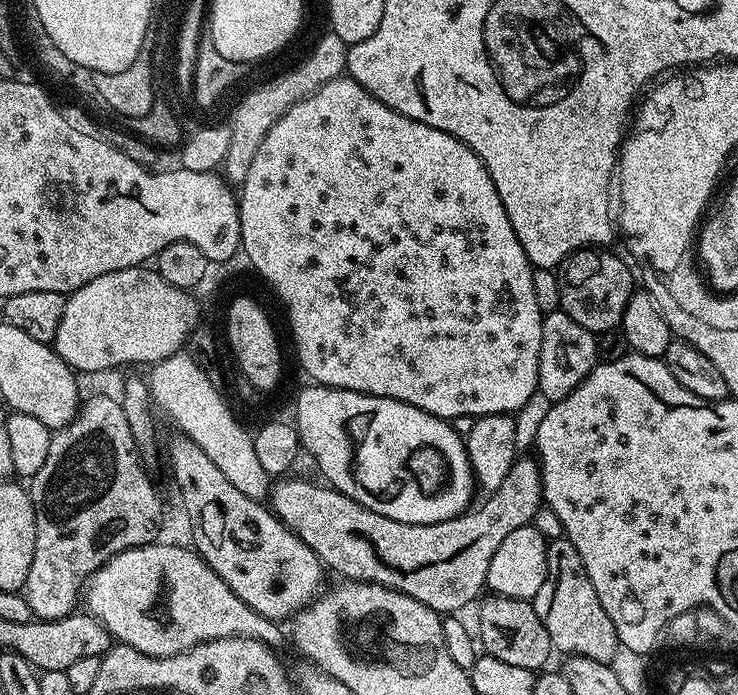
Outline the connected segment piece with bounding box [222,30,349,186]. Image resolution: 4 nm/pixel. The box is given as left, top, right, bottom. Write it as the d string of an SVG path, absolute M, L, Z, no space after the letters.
M331 30L325 31L325 36L312 48L312 53L305 58L301 64L293 66L289 72L284 72L281 76L276 76L273 80L268 80L265 84L257 86L253 92L248 92L236 104L236 109L232 112L232 121L226 124L230 134L230 146L226 150L226 158L222 165L222 172L233 185L239 186L244 183L246 174L250 174L250 165L254 162L254 154L258 154L258 146L262 146L262 138L302 98L314 94L326 82L336 80L345 75L348 67L349 45L338 38Z

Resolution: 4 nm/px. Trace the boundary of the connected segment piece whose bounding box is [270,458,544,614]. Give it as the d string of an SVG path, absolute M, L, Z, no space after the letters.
M517 458L510 466L510 474L498 486L498 490L487 493L484 505L475 512L469 510L461 516L450 518L446 522L433 524L407 524L394 518L386 518L358 502L354 502L346 494L327 483L311 484L308 480L288 480L280 478L271 485L270 507L276 517L319 558L325 569L341 572L344 580L365 580L371 584L381 584L387 588L398 590L418 602L422 606L430 606L430 610L441 614L456 614L472 599L485 591L490 570L490 558L494 558L494 550L502 546L506 534L531 524L534 514L544 504L544 491L540 466L535 459Z

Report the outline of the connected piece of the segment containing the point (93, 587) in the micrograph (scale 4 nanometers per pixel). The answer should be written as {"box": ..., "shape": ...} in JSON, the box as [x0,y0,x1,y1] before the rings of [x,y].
{"box":[82,542,286,656],"shape":[[[153,542],[140,548],[127,548],[114,558],[106,561],[91,578],[82,593],[83,603],[88,603],[87,615],[92,616],[102,625],[113,641],[130,646],[147,656],[173,656],[182,654],[199,644],[205,644],[218,638],[246,636],[260,640],[269,648],[279,649],[279,644],[286,640],[284,632],[275,620],[268,620],[258,614],[214,570],[200,557],[199,552],[191,547],[183,548],[180,544],[160,544]]]}

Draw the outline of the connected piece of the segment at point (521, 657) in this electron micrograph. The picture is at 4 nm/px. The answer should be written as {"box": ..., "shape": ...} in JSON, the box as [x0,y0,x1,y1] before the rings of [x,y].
{"box":[478,594,554,670],"shape":[[[488,594],[479,601],[479,604],[480,636],[478,632],[478,640],[485,653],[513,666],[522,666],[531,670],[540,670],[547,665],[544,663],[554,656],[550,634],[546,630],[541,613],[535,612],[529,601]]]}

